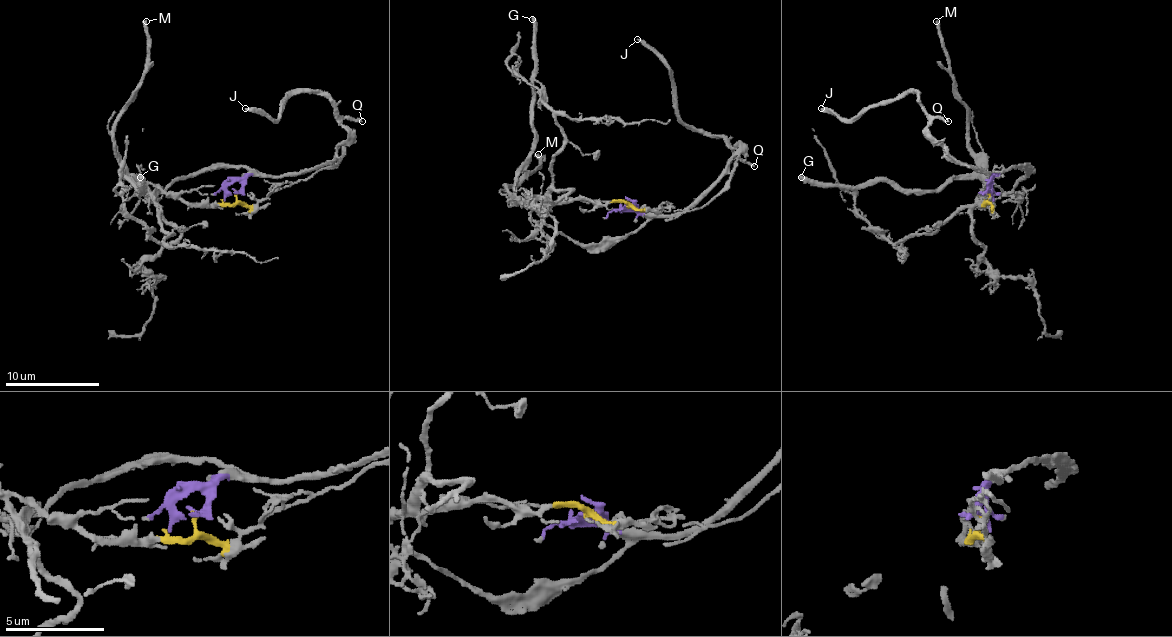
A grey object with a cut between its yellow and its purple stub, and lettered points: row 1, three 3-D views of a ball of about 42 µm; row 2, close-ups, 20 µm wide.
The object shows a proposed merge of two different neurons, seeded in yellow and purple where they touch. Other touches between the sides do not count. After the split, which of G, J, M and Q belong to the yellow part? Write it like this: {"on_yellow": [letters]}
{"on_yellow": ["G", "M"]}

